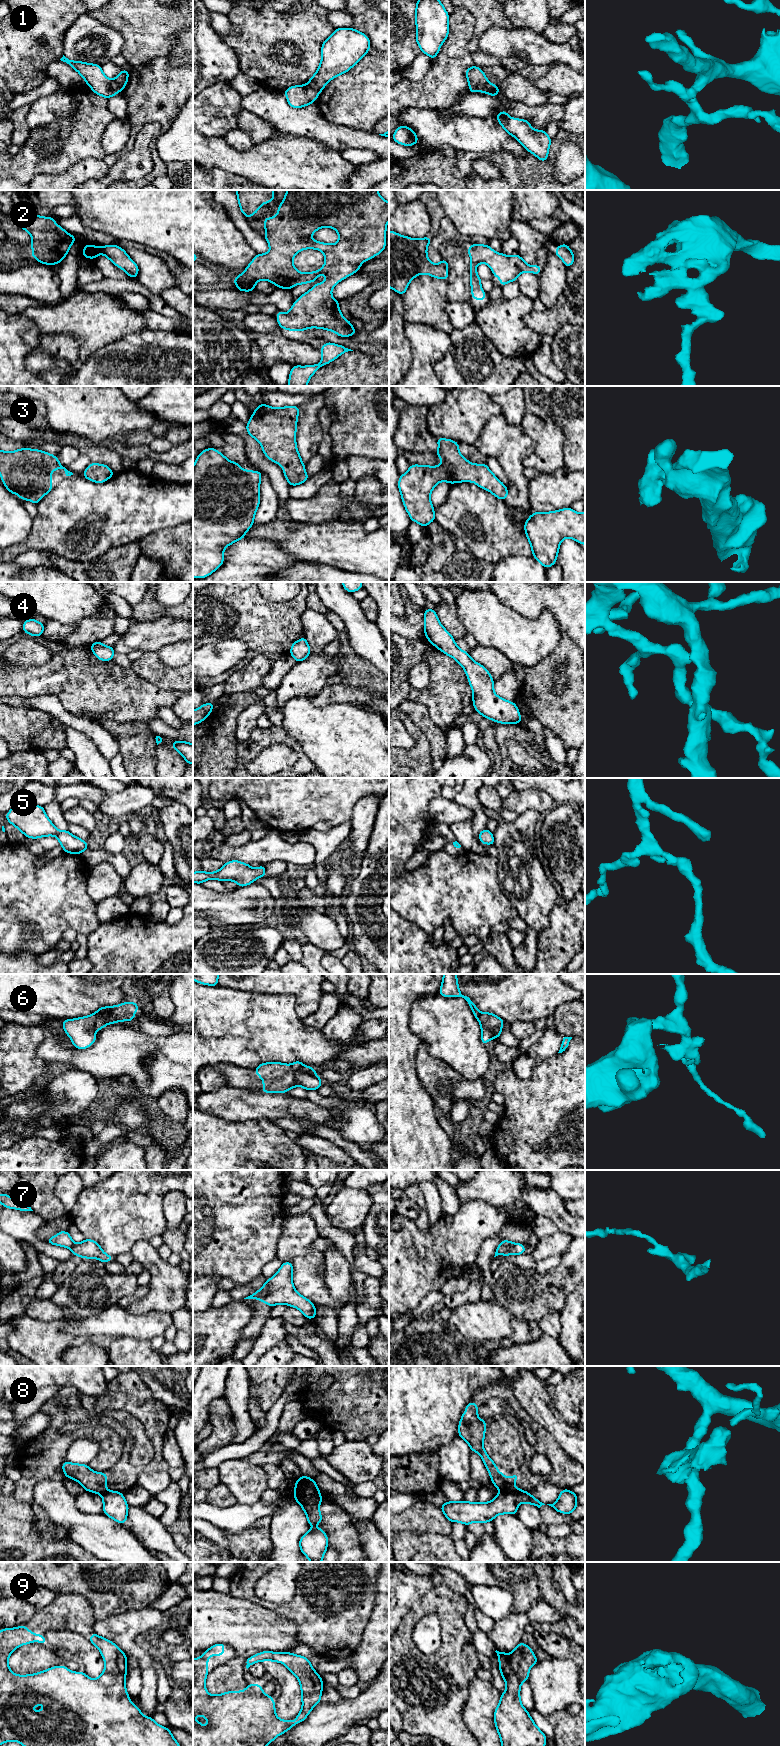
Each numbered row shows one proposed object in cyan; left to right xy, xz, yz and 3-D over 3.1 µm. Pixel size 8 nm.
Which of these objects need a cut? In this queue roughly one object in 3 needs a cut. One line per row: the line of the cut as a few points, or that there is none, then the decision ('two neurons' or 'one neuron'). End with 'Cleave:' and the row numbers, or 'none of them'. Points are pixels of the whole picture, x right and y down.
1: xz (306, 85), (318, 93) | two neurons
2: no cut | one neuron
3: no cut | one neuron
4: no cut | one neuron
5: no cut | one neuron
6: xz (290, 1065), (297, 1085) | two neurons
7: xz (267, 1281), (268, 1292), (259, 1299) | two neurons
8: yz (500, 1490), (524, 1492) | two neurons
9: no cut | one neuron
Cleave: 1, 6, 7, 8

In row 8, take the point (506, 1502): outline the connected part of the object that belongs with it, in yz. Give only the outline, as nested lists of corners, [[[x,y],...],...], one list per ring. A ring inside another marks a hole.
[[[500,1491],[491,1502],[451,1502],[440,1506],[446,1518],[453,1522],[461,1522],[468,1526],[472,1522],[485,1524],[493,1521],[500,1514],[517,1514],[520,1503],[529,1503],[540,1508],[544,1503],[534,1498],[529,1492],[512,1493]]]

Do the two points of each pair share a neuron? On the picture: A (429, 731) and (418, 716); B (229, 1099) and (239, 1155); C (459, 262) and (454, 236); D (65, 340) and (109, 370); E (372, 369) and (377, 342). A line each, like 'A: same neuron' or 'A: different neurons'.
A: same neuron
B: different neurons
C: different neurons
D: different neurons
E: different neurons

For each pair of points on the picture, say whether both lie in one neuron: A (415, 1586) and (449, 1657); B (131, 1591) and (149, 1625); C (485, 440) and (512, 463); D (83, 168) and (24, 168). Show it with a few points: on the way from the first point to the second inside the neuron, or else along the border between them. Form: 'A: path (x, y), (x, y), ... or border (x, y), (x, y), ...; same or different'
A: border (431, 1588), (405, 1614); different
B: border (149, 1606), (143, 1609), (125, 1610), (117, 1614); different
C: path (492, 442), (506, 456); same
D: border (90, 157), (78, 160), (63, 172), (46, 174); different

